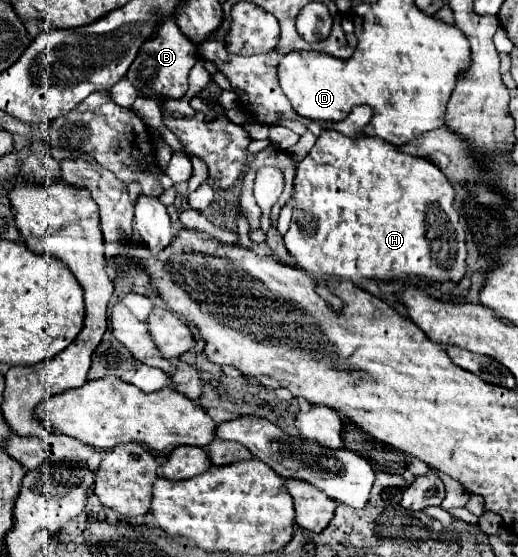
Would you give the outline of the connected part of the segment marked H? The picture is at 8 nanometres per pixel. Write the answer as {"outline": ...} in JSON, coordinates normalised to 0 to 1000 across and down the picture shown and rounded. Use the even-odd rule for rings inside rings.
{"outline":[[[622,232],[622,239],[614,242],[606,264],[598,268],[598,275],[575,293],[571,300],[571,318],[568,318],[568,336],[571,336],[571,350],[568,350],[568,386],[564,386],[564,400],[560,411],[548,422],[548,440],[560,451],[560,458],[568,461],[568,472],[579,476],[598,497],[606,497],[614,504],[614,526],[622,533],[629,533],[629,540],[641,548],[641,555],[656,555],[660,540],[653,533],[645,533],[641,526],[633,526],[629,508],[637,501],[680,501],[687,512],[695,512],[699,501],[772,501],[784,494],[815,494],[830,504],[888,504],[896,497],[896,483],[900,483],[900,415],[888,400],[888,386],[876,372],[876,357],[880,357],[880,343],[869,332],[869,325],[857,318],[857,311],[849,311],[849,303],[819,285],[819,282],[799,282],[788,275],[768,271],[764,260],[734,253],[730,246],[668,246],[645,232]]]}

